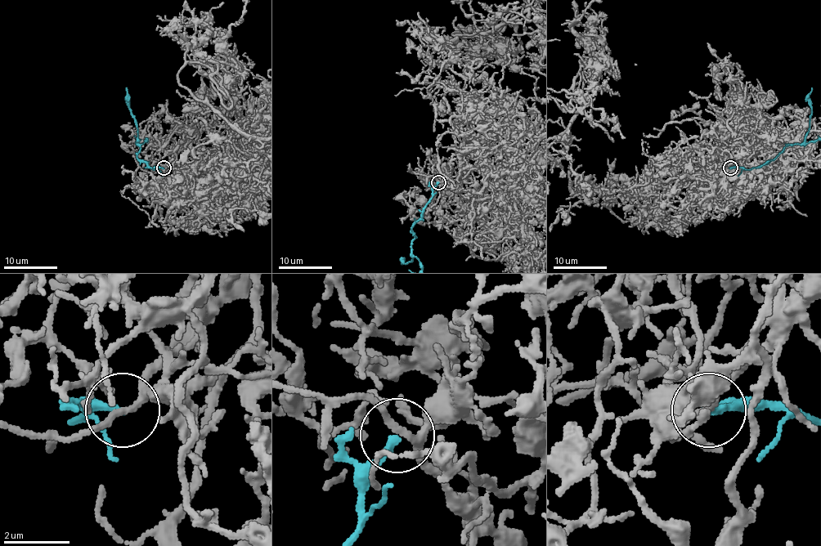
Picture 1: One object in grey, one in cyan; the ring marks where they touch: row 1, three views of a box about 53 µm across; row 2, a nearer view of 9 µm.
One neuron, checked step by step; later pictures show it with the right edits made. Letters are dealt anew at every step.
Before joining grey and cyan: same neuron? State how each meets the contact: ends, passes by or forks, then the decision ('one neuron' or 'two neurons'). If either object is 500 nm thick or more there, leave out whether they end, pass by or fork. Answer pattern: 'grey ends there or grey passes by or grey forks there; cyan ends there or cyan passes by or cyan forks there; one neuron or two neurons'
grey forks there; cyan ends there; two neurons

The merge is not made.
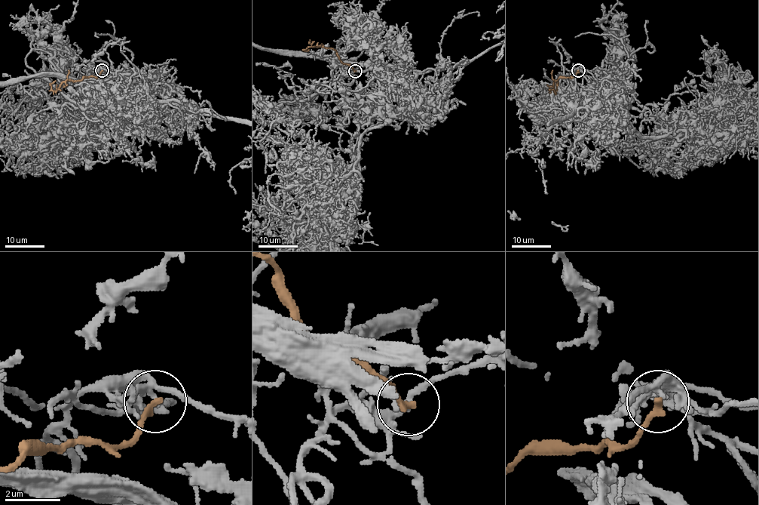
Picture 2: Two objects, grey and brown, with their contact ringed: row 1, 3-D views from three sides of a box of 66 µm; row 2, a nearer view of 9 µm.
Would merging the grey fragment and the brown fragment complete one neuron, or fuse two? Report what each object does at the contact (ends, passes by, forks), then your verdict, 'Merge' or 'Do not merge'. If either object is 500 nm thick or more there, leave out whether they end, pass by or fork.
At the ring grey forks. At the ring brown ends. Do not merge

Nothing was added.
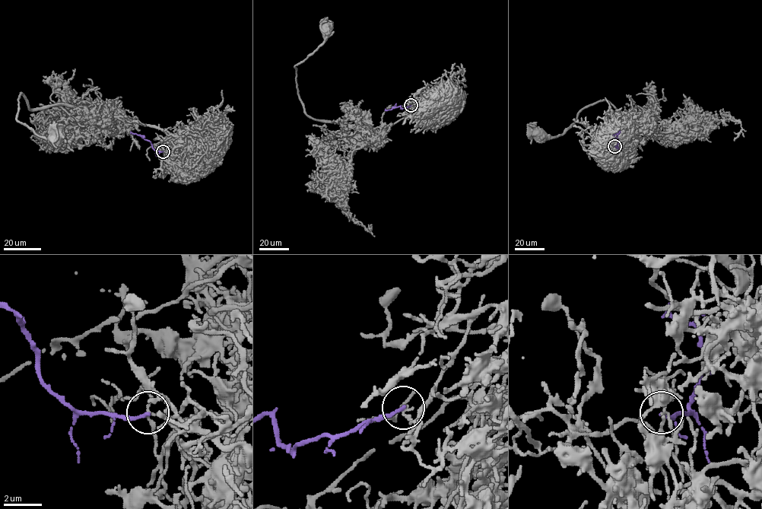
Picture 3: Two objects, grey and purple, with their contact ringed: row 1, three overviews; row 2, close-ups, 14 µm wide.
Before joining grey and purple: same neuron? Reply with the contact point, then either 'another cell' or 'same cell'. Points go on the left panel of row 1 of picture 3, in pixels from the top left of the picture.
(163, 151) | another cell

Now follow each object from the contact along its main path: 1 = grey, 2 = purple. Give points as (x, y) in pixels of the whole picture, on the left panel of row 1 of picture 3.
1: (163, 151), (172, 153), (160, 128), (60, 104), (30, 109), (20, 93), (17, 119), (46, 139), (56, 135)
2: (163, 151), (155, 151), (149, 141), (131, 133)

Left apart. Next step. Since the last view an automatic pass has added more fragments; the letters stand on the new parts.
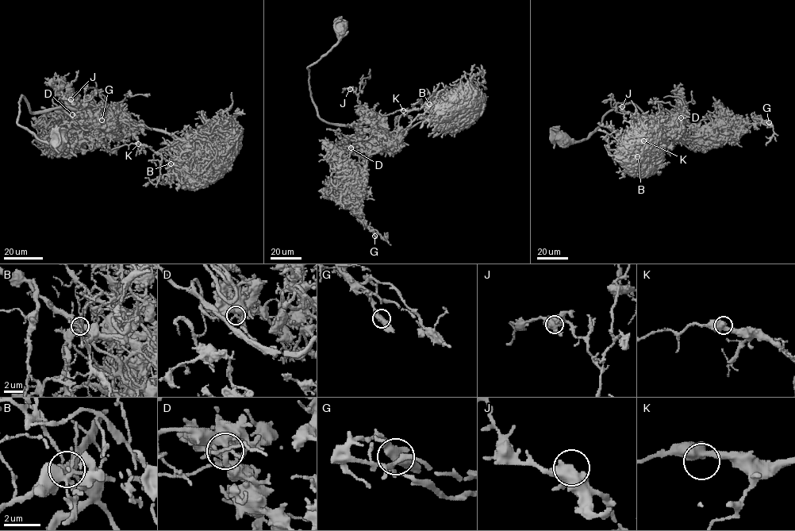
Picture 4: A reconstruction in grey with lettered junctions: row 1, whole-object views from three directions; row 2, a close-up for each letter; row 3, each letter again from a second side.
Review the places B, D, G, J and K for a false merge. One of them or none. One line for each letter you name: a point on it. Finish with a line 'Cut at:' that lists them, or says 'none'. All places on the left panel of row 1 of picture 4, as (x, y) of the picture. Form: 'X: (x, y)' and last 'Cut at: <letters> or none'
B: (170, 163)
Cut at: B

